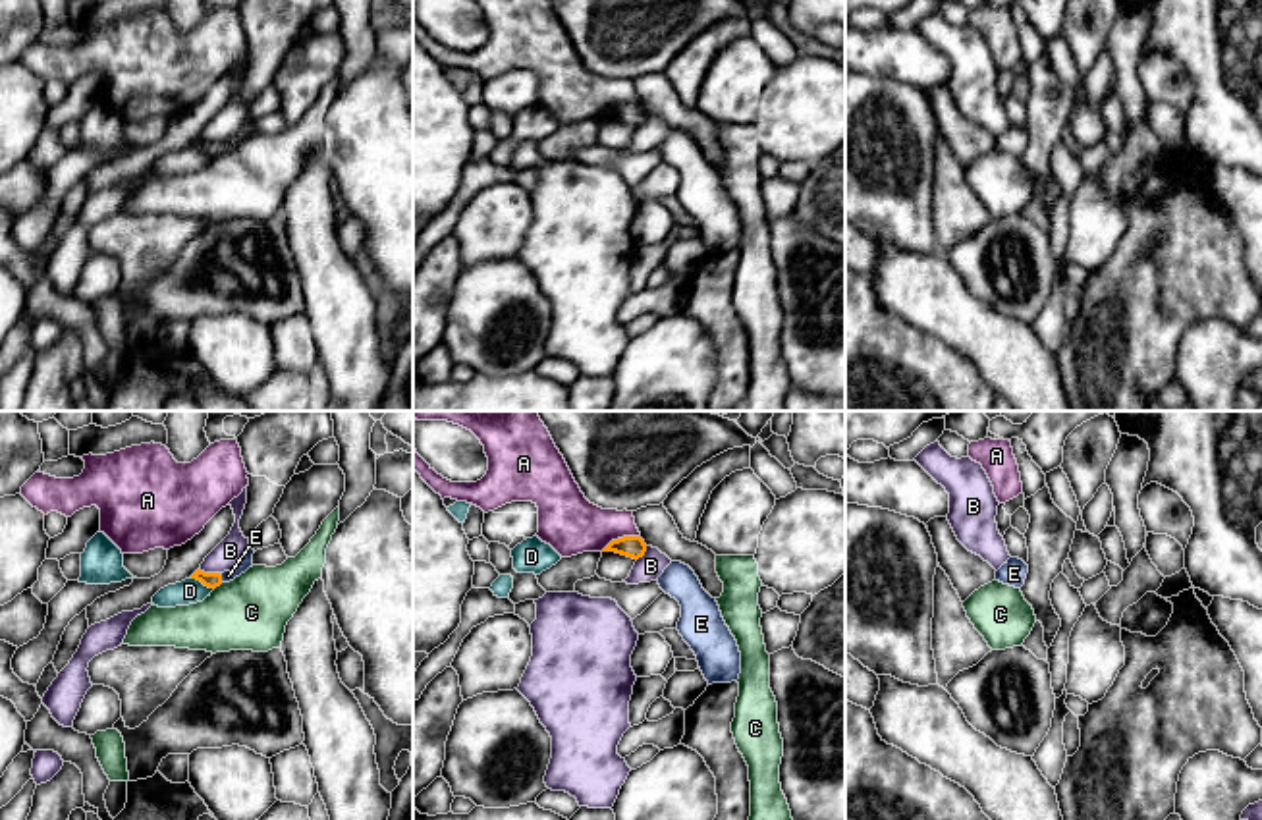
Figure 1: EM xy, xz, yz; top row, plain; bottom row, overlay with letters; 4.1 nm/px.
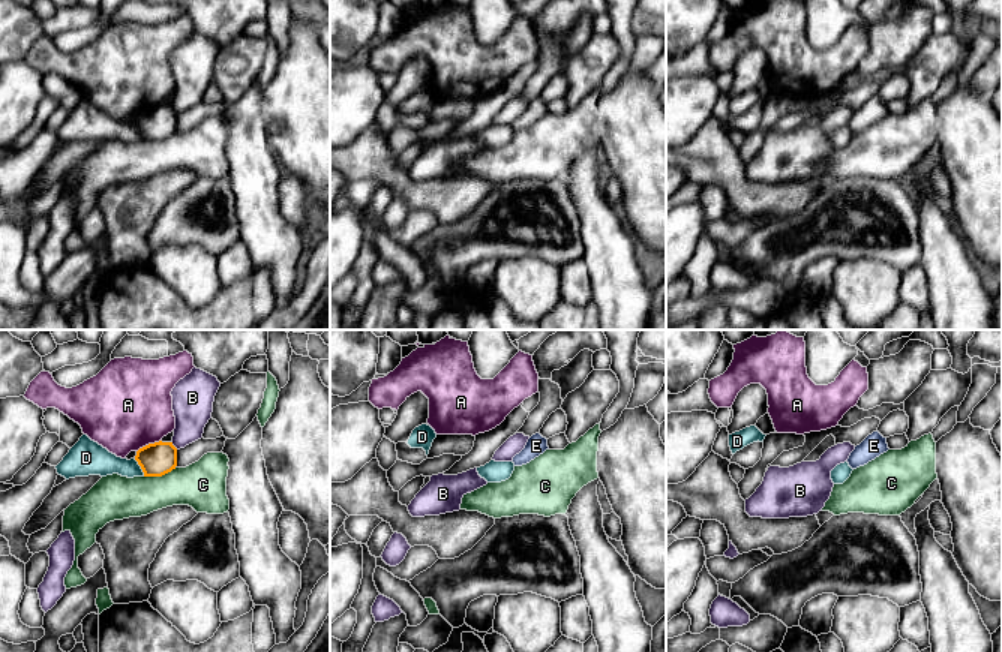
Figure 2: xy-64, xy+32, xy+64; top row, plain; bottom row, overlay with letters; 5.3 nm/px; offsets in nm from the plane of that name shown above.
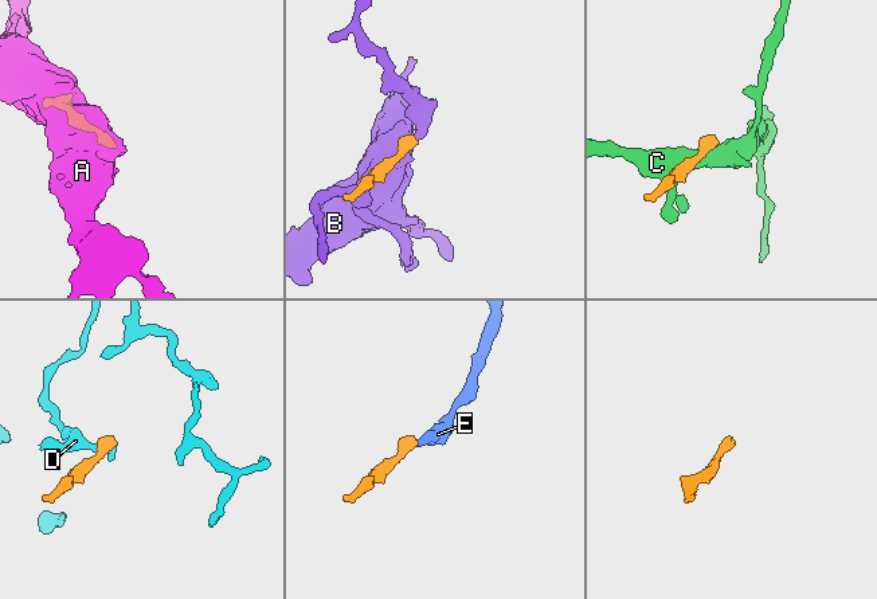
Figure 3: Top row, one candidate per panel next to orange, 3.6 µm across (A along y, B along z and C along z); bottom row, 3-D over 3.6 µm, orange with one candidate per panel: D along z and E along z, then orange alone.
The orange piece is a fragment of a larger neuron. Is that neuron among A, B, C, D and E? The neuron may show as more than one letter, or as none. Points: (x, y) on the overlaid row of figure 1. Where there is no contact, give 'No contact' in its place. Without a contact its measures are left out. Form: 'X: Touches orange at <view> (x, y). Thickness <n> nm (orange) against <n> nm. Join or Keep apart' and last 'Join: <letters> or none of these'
A: Touches orange at xz (620, 539). Thickness 100 nm (orange) against 240 nm. Keep apart
B: Touches orange at xy (209, 574). Thickness 60 nm (orange) against 110 nm. Keep apart
C: Touches orange at xy (219, 585). Thickness 60 nm (orange) against 300 nm. Keep apart
D: Touches orange at xy (201, 581). Thickness 60 nm (orange) against 110 nm. Keep apart
E: Touches orange at xy (220, 577). Thickness 60 nm (orange) against 60 nm. Join
Join: E

